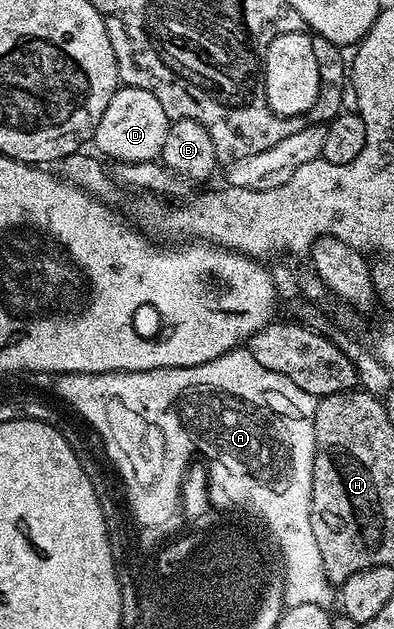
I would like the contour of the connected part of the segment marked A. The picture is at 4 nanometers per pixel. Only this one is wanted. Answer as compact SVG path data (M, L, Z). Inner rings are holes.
M243 347L235 348L233 352L222 354L210 362L202 362L198 366L185 368L155 368L141 372L66 372L55 377L56 392L104 439L104 448L124 483L122 490L124 496L131 496L136 503L136 513L148 522L172 523L175 506L180 503L180 491L186 484L188 465L193 463L195 452L205 456L206 471L209 481L225 496L229 505L236 502L252 504L258 509L258 517L268 527L268 532L273 536L274 544L278 549L279 559L282 561L284 574L284 602L285 605L293 604L318 604L331 605L334 600L334 586L326 578L326 570L322 564L322 554L318 554L318 542L314 542L314 526L312 525L312 483L314 482L314 458L316 457L316 443L314 442L314 414L316 413L317 397L306 394L290 382L282 374L274 374L253 358L252 353Z

